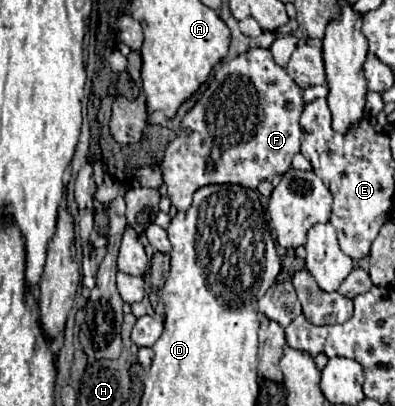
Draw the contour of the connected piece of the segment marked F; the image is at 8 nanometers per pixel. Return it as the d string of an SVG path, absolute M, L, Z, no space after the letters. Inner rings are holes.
M255 48L229 62L215 66L213 82L209 82L201 100L187 112L181 124L181 134L169 142L165 156L161 160L163 184L167 186L171 204L185 212L189 210L191 196L197 188L207 184L239 184L247 188L257 188L263 180L273 180L275 174L283 174L291 168L291 158L299 152L301 128L299 116L303 112L301 90L293 78L275 64L269 50Z

